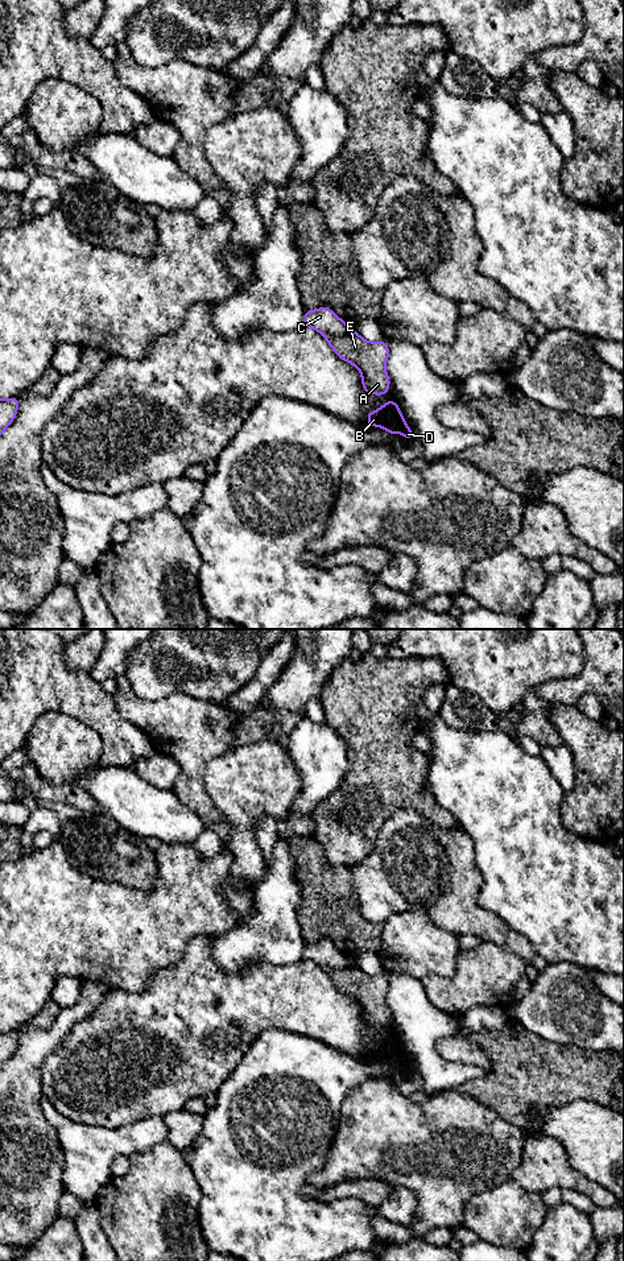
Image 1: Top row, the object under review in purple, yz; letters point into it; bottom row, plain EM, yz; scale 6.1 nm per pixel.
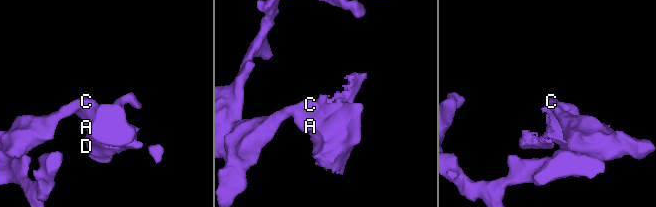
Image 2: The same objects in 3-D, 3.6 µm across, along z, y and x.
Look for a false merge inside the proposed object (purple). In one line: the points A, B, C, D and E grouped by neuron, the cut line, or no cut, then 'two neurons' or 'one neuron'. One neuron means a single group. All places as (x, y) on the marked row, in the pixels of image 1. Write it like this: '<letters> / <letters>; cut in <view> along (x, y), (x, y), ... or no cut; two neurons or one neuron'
A B D E / C; cut in yz along (350, 329), (341, 334), (323, 334); two neurons

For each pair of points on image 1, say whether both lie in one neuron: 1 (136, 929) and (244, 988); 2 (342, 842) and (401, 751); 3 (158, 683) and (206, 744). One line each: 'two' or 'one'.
1: two
2: one
3: two

